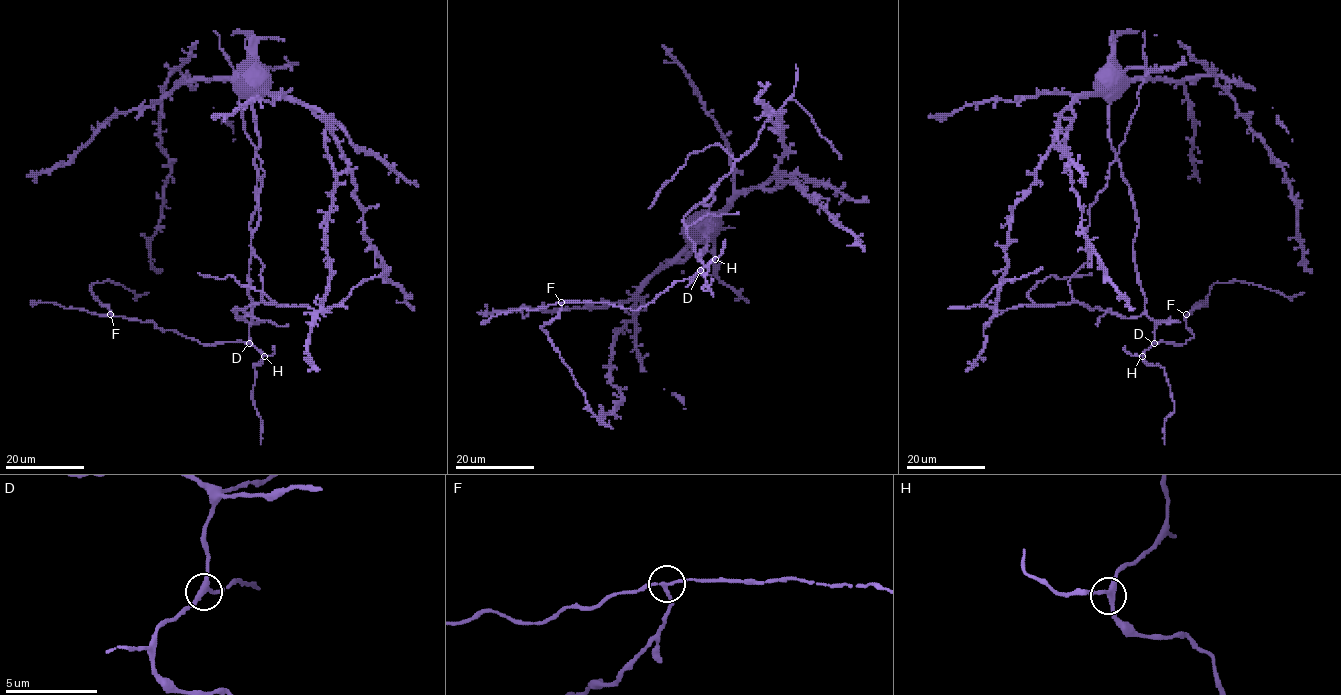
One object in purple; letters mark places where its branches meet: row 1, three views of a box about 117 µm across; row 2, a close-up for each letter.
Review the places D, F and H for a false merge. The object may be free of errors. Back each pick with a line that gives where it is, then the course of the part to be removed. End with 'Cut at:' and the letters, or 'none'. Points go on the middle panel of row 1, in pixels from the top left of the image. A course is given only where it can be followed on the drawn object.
F: Place: (561, 302). Course of the part to remove: (561, 302), (561, 311), (541, 328), (598, 421)
Cut at: F

